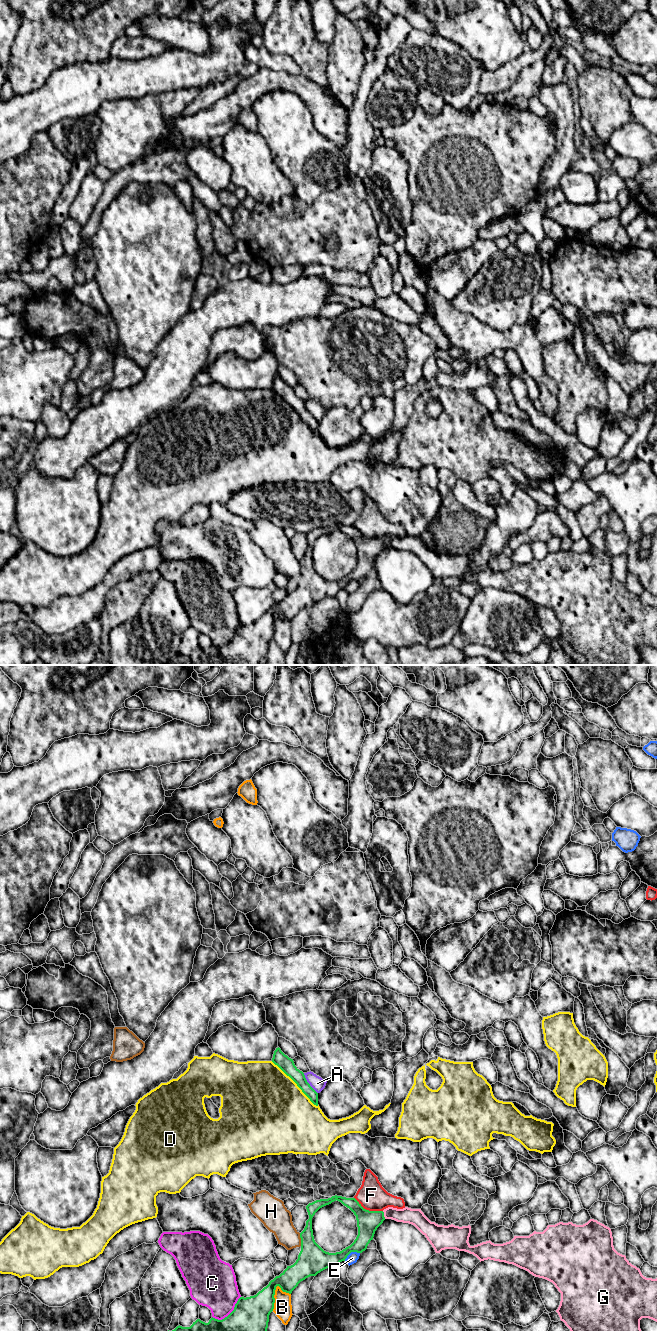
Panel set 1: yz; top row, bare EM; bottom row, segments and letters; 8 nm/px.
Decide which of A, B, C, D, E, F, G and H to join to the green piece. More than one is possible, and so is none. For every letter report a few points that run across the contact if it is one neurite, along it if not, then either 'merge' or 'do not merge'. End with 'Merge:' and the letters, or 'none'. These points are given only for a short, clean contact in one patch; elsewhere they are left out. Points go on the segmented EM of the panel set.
A: do not merge
B: do not merge
C: do not merge
D: do not merge
E: do not merge
F: do not merge
G: line yz (368, 1221), (383, 1215), (406, 1215); merge
H: line yz (299, 1233), (301, 1245); do not merge
Merge: G

